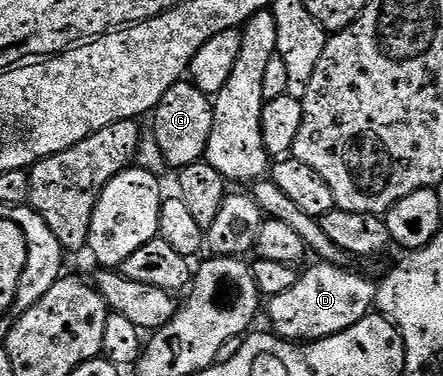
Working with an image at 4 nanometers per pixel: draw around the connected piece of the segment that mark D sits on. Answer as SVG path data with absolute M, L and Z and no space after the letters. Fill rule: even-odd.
M321 261L316 265L320 266L312 266L297 277L294 288L286 288L286 292L267 303L266 314L268 310L271 329L290 342L316 342L319 338L346 332L346 328L358 324L358 320L369 314L376 301L377 287L371 286L362 275L331 262Z

